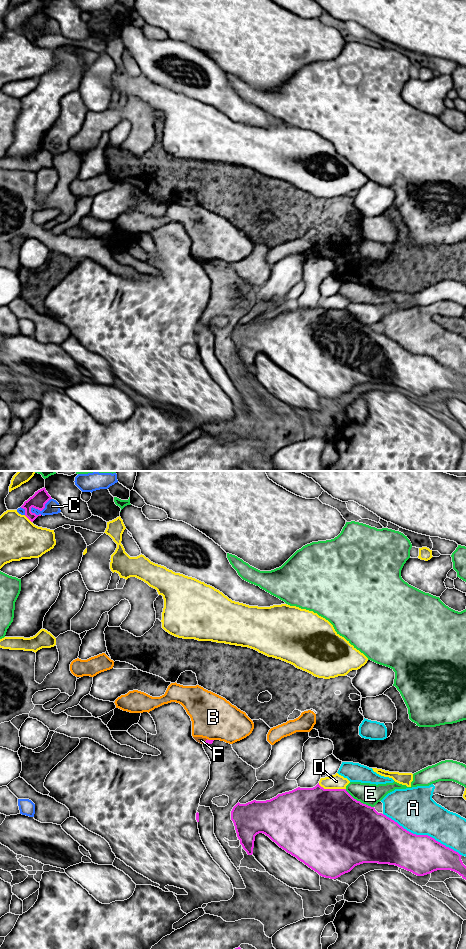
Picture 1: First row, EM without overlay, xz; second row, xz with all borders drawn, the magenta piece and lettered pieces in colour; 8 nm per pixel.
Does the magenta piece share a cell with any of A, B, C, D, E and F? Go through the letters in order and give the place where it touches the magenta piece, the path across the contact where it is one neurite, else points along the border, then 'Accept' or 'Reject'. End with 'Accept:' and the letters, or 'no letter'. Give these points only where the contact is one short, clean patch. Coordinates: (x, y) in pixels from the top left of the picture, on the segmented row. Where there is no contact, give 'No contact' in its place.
A: Touches magenta at xz (423, 835). Reject
B: Touches magenta at xz (210, 740). Reject
C: Touches magenta at xz (40, 510). Boundary: xz (51, 498), (41, 510), (32, 507), (30, 511). Reject
D: Touches magenta at xz (332, 789). Reject
E: Touches magenta at xz (359, 801). Reject
F: Touches magenta at xz (205, 741). Boundary: xz (207, 739), (202, 743). Reject
Accept: no letter

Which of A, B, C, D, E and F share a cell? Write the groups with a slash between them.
A B / C / D / E / F

